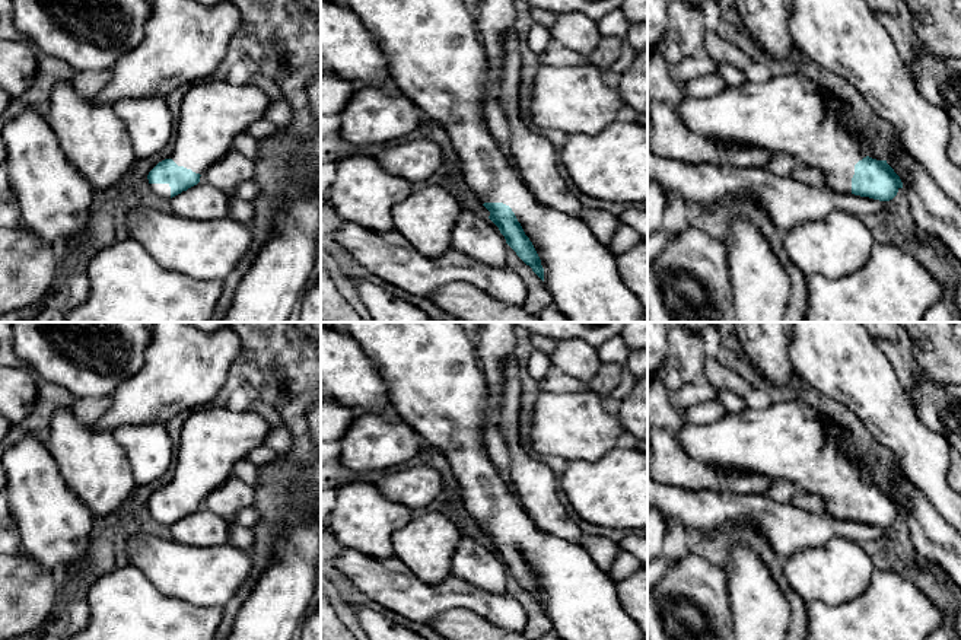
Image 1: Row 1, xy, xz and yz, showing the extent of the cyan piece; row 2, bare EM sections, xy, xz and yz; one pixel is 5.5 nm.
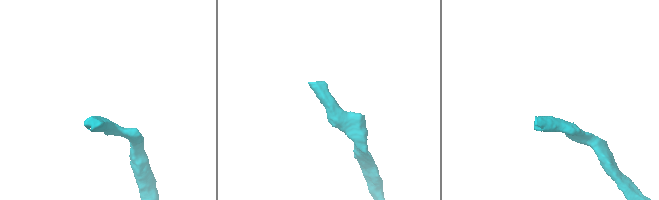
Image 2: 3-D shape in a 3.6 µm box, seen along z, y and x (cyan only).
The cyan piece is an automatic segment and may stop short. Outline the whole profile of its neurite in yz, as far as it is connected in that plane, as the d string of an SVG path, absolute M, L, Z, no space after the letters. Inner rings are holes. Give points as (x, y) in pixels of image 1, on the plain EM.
M801 395L764 410L745 408L712 424L685 426L677 437L687 455L719 472L758 474L774 481L787 481L796 490L821 497L825 503L824 513L833 518L890 528L903 515L900 503L887 487L868 481L868 459L846 443L839 426L806 404Z

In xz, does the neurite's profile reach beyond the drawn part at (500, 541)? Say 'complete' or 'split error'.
split error

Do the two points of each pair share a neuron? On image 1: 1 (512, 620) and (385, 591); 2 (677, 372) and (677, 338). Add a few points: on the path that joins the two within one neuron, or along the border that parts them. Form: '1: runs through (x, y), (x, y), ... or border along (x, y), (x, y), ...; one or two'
1: runs through (480, 602), (468, 596), (417, 596); one
2: runs through (677, 363), (677, 347); one

